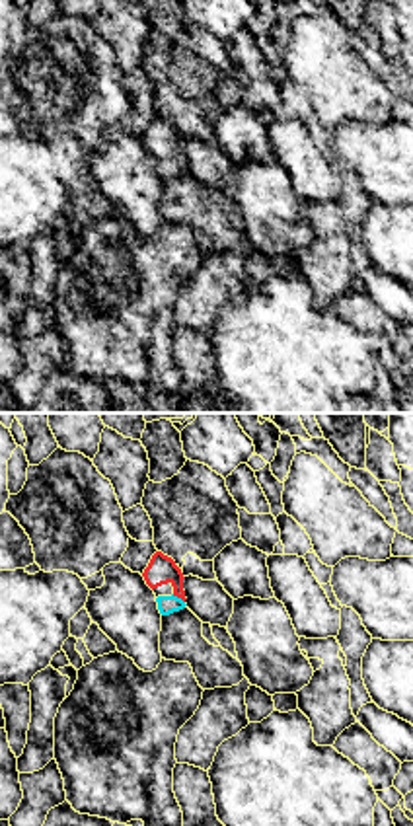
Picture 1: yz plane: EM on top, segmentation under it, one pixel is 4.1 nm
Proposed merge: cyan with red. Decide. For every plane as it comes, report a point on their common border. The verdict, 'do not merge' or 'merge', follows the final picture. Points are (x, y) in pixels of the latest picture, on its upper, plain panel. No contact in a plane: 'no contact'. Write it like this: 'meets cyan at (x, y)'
meets cyan at (176, 160)

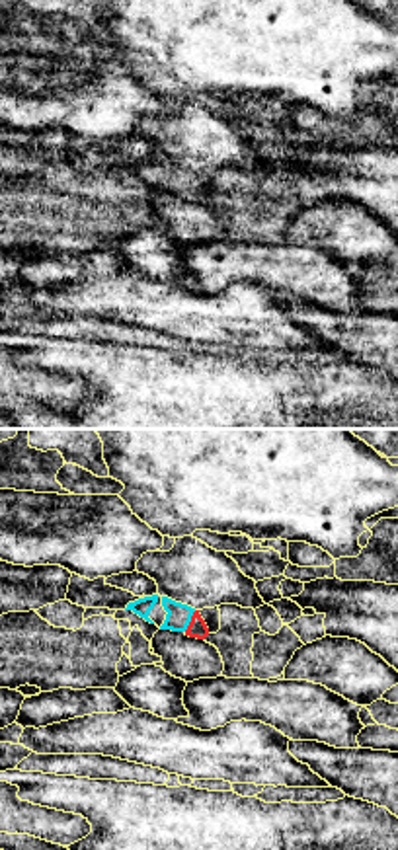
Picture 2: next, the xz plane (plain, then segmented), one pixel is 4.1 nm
meets cyan at (190, 184)

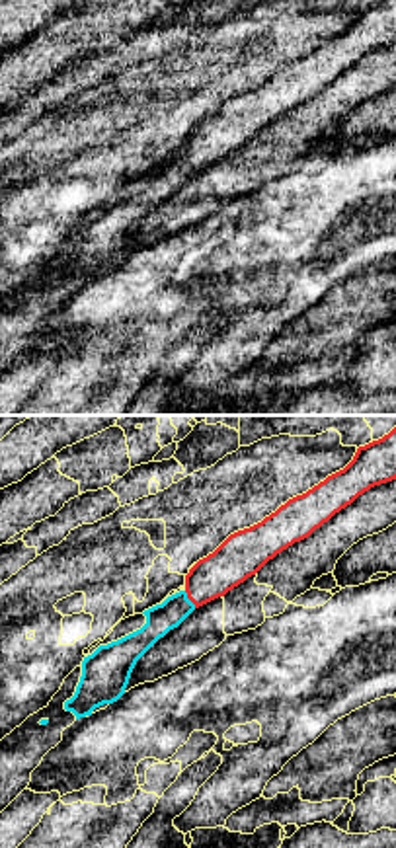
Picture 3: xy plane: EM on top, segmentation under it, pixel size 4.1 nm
meets cyan at (188, 162)

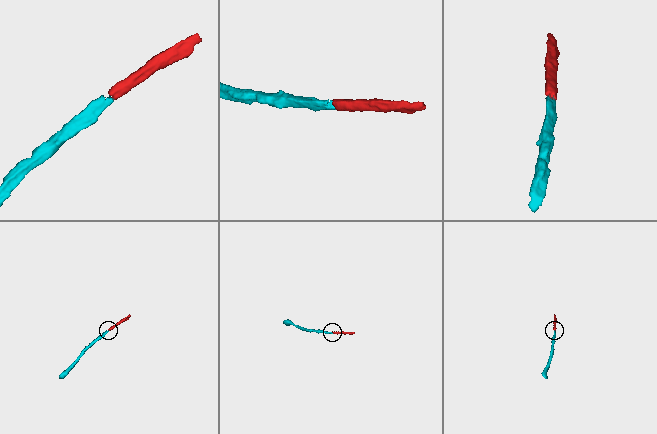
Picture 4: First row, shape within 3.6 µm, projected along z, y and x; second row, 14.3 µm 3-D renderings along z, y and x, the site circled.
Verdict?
merge

